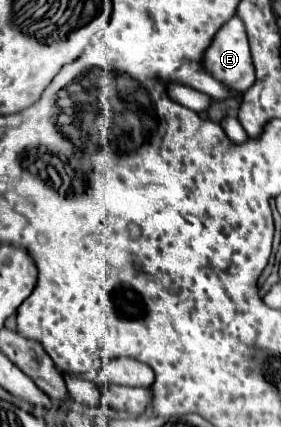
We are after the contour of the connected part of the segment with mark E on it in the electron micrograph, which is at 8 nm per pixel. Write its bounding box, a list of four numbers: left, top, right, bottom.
[202,16,254,92]

